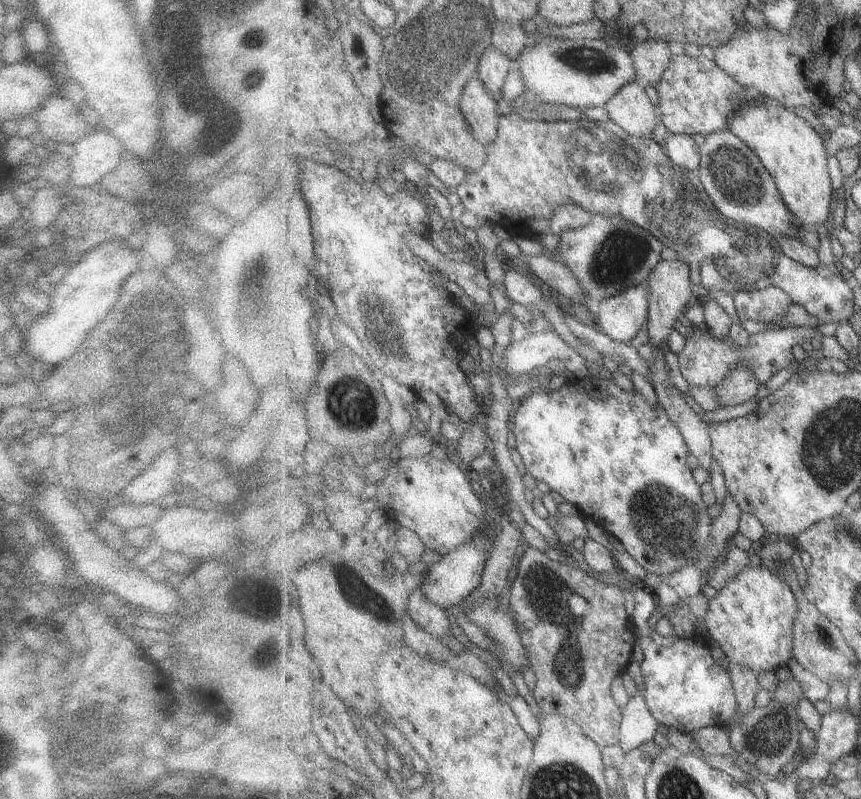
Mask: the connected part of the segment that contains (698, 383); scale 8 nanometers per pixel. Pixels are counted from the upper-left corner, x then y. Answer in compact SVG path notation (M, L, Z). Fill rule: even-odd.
M793 326L780 330L769 329L751 334L743 347L735 343L730 336L716 338L705 329L705 332L686 335L687 344L677 355L678 366L689 386L715 389L737 366L751 368L753 376L757 376L757 380L764 386L771 376L775 376L777 372L790 367L796 361L793 357L793 346L803 344L814 336L817 336L820 342L824 337L815 327Z

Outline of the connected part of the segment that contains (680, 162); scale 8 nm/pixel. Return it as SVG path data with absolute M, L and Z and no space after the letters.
M687 134L671 135L664 142L667 158L681 169L693 172L699 170L702 162L700 146Z

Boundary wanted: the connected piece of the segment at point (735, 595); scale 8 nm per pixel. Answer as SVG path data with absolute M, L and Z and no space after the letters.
M764 563L756 567L750 564L743 570L730 568L730 580L708 601L704 617L709 637L713 638L725 653L730 664L760 672L776 668L789 668L793 655L794 632L799 602L796 592L785 578L769 570Z

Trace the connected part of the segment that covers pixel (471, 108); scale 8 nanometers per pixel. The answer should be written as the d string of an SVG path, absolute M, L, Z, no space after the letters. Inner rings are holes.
M471 78L461 96L461 110L473 136L485 147L497 138L499 118L497 100L481 78Z

